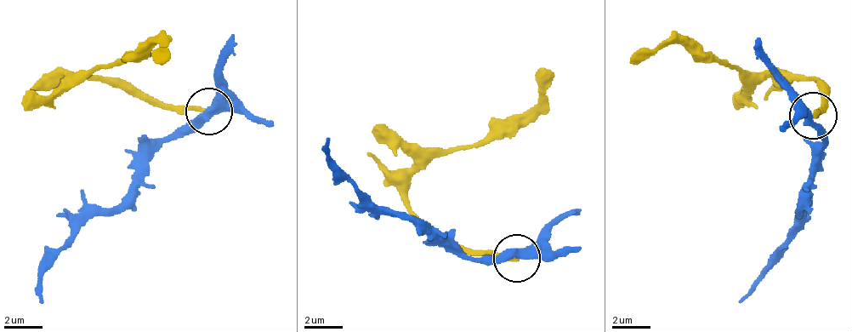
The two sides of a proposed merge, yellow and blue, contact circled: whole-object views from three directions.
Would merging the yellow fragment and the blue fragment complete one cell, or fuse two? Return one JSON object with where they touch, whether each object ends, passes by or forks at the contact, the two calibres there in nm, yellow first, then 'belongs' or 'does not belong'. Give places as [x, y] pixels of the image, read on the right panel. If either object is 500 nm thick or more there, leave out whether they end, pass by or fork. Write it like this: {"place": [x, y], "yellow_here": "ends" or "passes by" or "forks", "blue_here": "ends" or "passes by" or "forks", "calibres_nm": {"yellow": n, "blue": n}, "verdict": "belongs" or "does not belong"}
{"place": [813, 115], "yellow_here": "ends", "blue_here": "passes by", "calibres_nm": {"yellow": 200, "blue": 420}, "verdict": "does not belong"}

